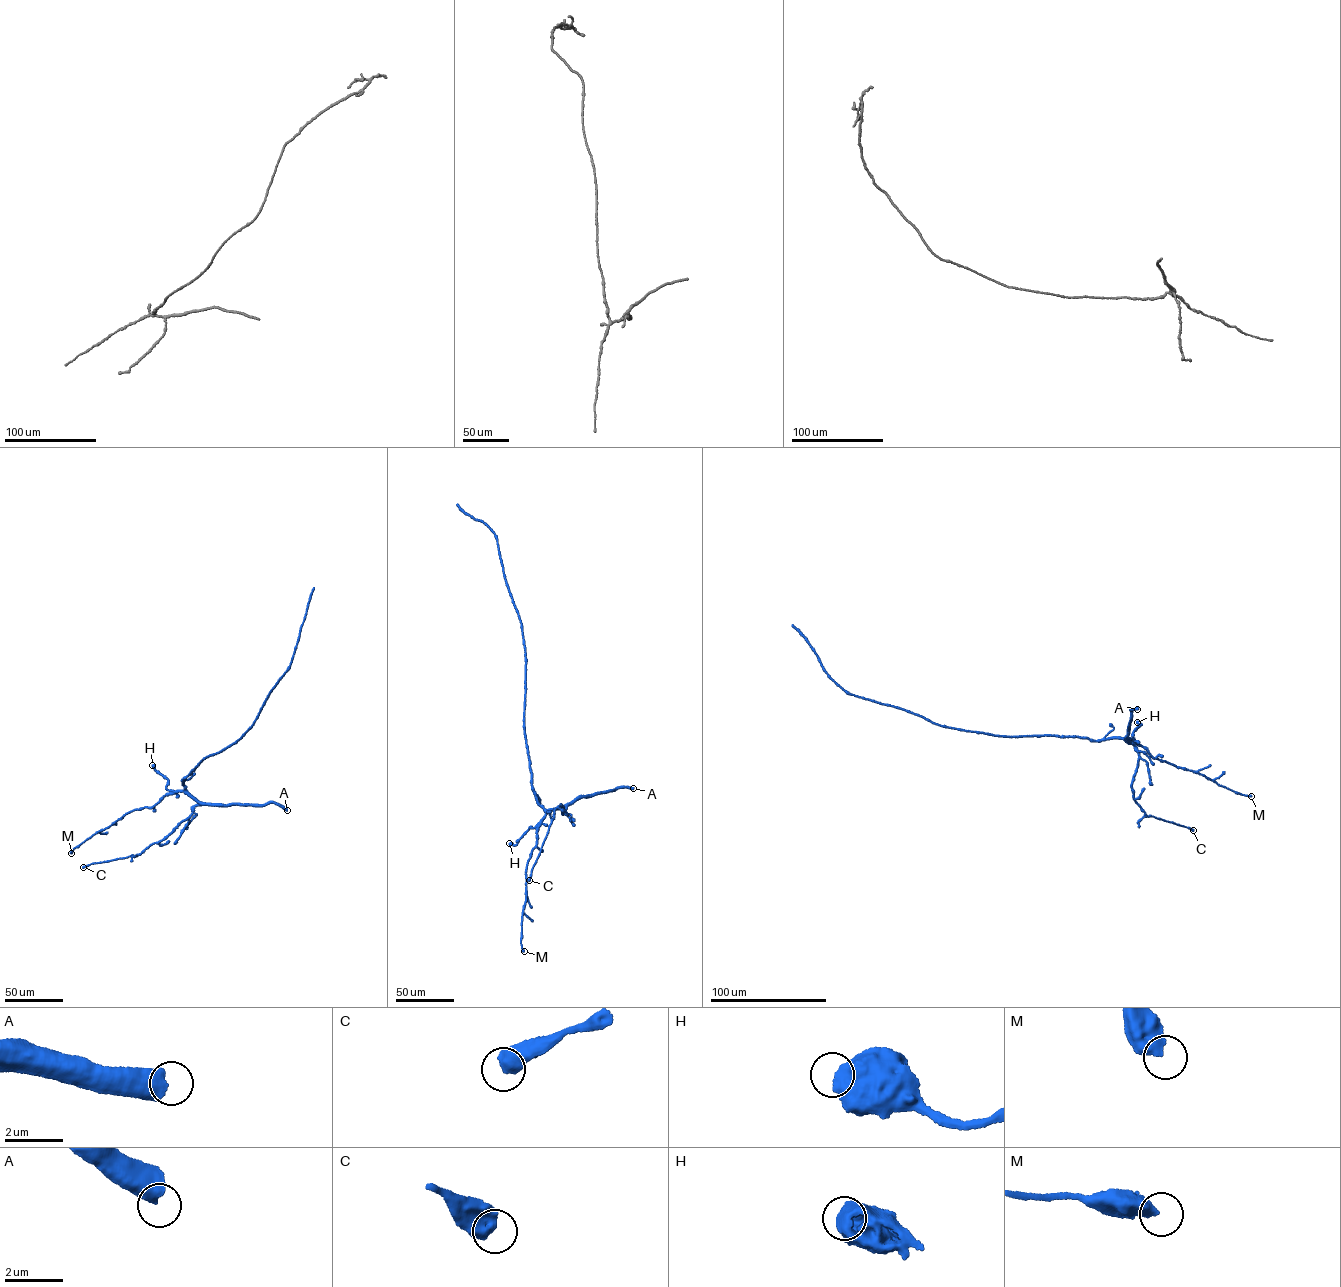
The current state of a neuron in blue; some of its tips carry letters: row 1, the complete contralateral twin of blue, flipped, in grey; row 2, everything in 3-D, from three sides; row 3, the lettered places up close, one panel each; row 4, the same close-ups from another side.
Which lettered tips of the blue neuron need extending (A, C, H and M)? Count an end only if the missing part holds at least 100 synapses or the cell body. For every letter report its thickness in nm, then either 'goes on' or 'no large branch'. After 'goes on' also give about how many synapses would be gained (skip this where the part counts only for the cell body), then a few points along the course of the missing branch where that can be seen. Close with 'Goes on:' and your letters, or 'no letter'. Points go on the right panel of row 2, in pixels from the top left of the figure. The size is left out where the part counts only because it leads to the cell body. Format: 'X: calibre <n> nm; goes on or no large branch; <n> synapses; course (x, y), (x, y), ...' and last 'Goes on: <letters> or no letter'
A: calibre 600 nm; no large branch
C: calibre 650 nm; no large branch
H: calibre 750 nm; no large branch
M: calibre 500 nm; no large branch
Goes on: no letter

